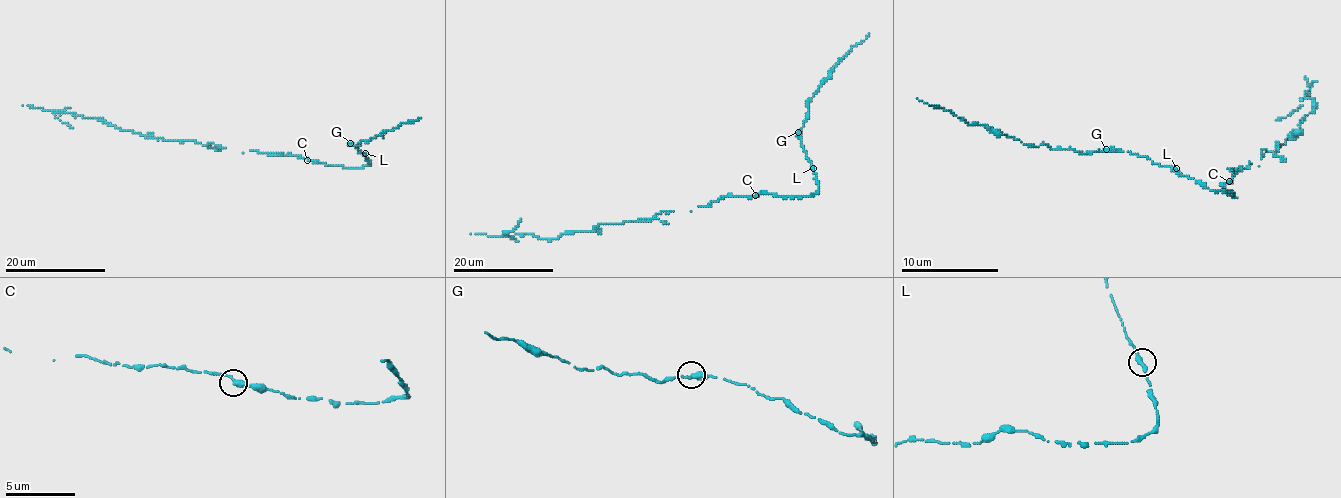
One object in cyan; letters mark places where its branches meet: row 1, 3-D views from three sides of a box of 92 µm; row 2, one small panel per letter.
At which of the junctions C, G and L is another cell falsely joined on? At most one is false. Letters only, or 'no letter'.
no letter

